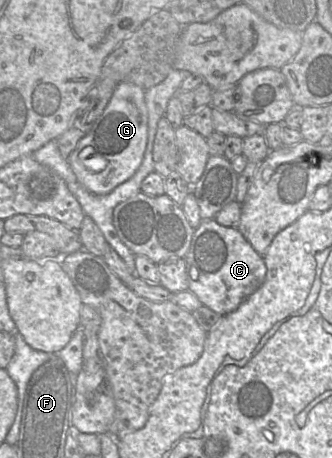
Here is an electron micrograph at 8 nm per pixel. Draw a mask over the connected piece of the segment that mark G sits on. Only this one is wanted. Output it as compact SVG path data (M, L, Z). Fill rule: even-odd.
M122 82L115 87L107 107L89 132L79 140L67 160L78 181L87 190L105 195L134 175L143 161L147 141L148 111L144 90L133 83ZM87 147L92 147L93 152ZM97 157L106 161L105 168L98 172L89 168L93 164L91 160Z

